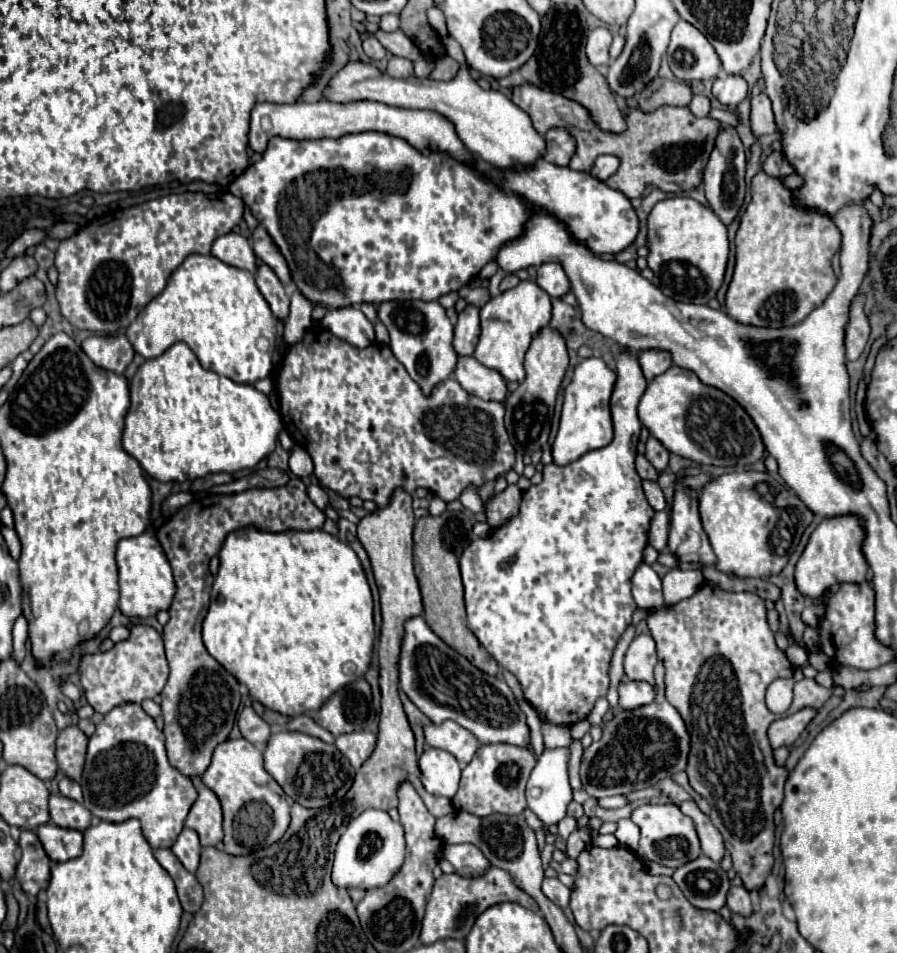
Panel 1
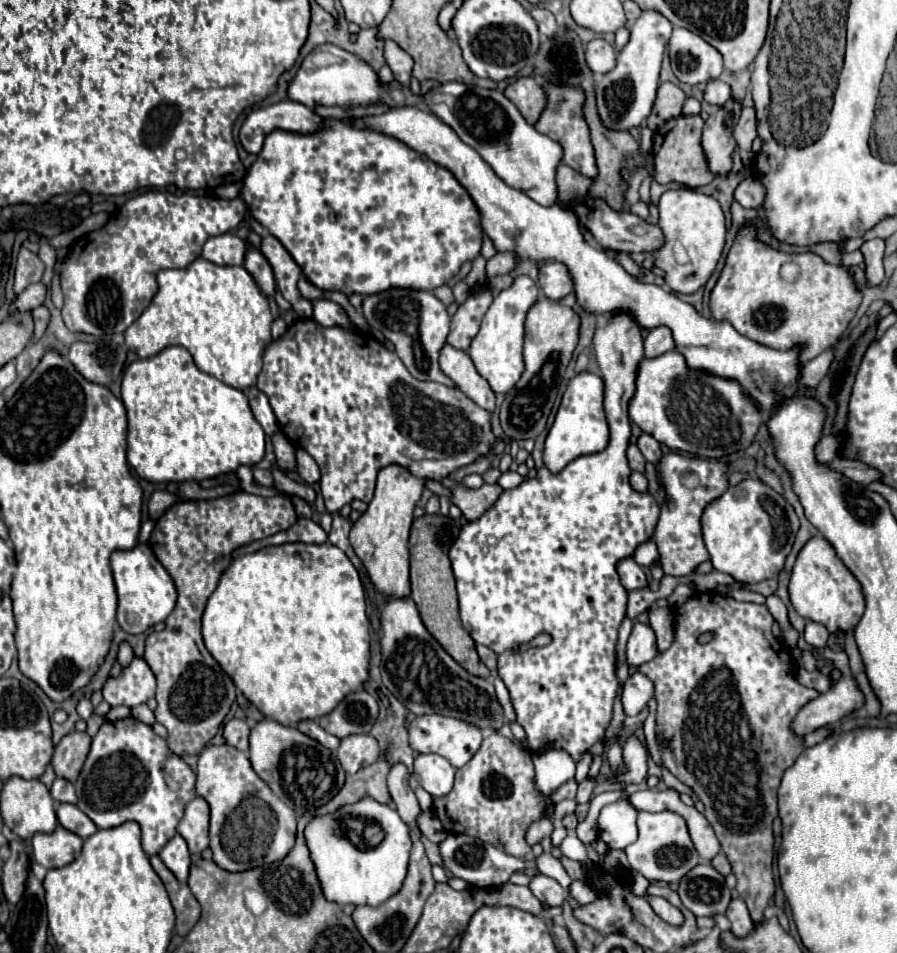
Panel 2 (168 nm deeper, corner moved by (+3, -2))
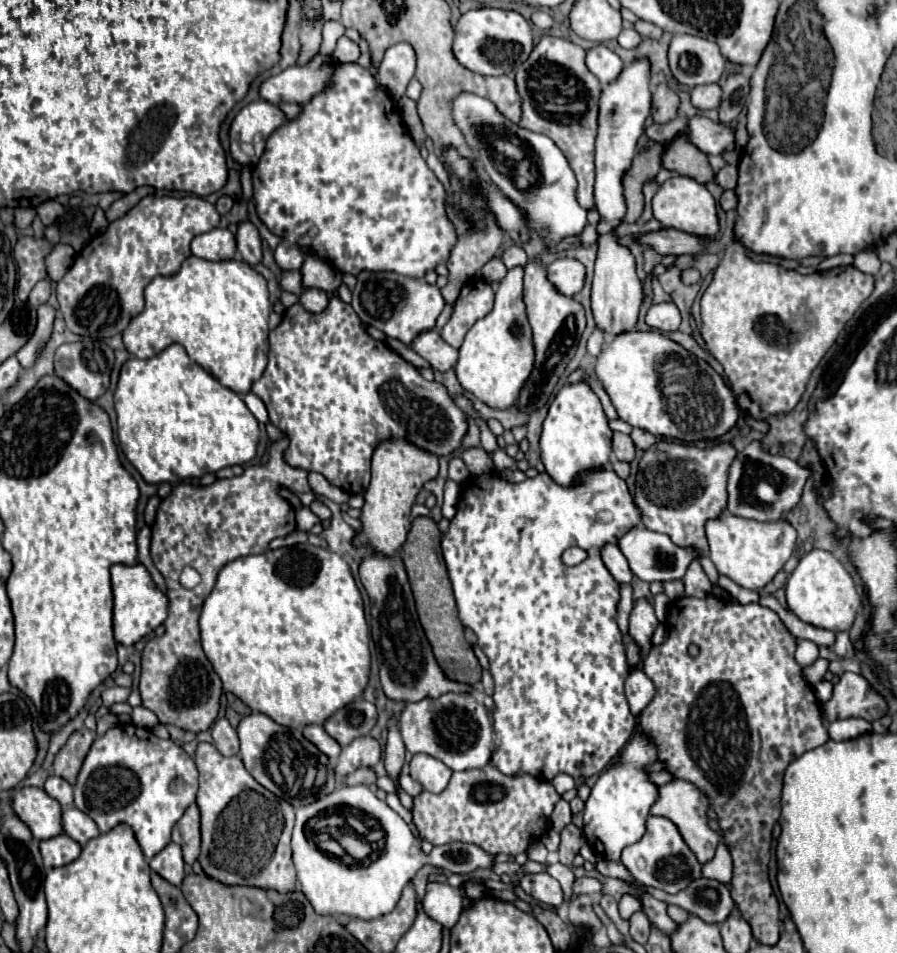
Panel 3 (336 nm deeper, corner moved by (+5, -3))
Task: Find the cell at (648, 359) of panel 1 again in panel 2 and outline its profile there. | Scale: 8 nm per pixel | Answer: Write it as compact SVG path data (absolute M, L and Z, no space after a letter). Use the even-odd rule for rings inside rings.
M664 326L654 328L644 340L644 356L646 358L656 358L656 356L662 356L664 352L670 352L670 350L674 350L674 340L672 340L670 330Z

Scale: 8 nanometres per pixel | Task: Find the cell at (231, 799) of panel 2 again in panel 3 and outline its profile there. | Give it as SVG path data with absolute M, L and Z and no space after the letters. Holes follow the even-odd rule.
M198 743L194 761L200 771L196 803L202 815L202 851L198 863L204 873L224 885L292 893L296 889L296 871L290 851L294 807L264 789L244 769L240 757L224 757L210 743Z

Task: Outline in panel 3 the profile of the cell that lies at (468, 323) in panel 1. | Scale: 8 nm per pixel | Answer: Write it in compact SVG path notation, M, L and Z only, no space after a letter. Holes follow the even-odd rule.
M480 277L468 279L460 291L460 297L454 303L448 323L440 331L442 339L448 345L452 345L454 349L458 349L462 345L468 329L478 319L486 317L490 313L492 305L494 305L494 291L492 291L490 283Z

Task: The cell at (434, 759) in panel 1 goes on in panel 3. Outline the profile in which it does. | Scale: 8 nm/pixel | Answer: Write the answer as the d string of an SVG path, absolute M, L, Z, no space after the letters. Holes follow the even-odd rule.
M414 755L410 761L410 777L416 779L424 791L440 793L446 789L452 771L430 755Z

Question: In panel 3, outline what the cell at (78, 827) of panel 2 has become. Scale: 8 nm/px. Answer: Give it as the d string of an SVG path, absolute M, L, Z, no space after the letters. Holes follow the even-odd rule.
M76 807L64 809L62 821L64 821L64 833L70 835L80 845L86 845L90 839L94 839L94 837L100 835L98 825L90 817L86 817L86 813L82 813Z

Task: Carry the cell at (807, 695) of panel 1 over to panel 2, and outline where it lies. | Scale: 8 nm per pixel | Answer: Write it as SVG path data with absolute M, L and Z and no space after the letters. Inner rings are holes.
M698 592L676 610L672 646L638 668L654 684L658 700L656 726L672 740L670 750L662 750L662 762L704 802L704 816L732 864L732 872L738 880L736 890L748 904L754 922L762 922L762 912L774 896L772 820L778 816L776 792L780 778L804 750L802 740L790 732L788 724L804 704L820 694L796 682L790 662L790 652L782 652L782 642L772 636L772 614L764 604L740 602L720 592ZM704 632L714 634L708 644L698 642L698 636ZM766 750L770 750L770 778L764 768L764 764L768 764L764 758Z

